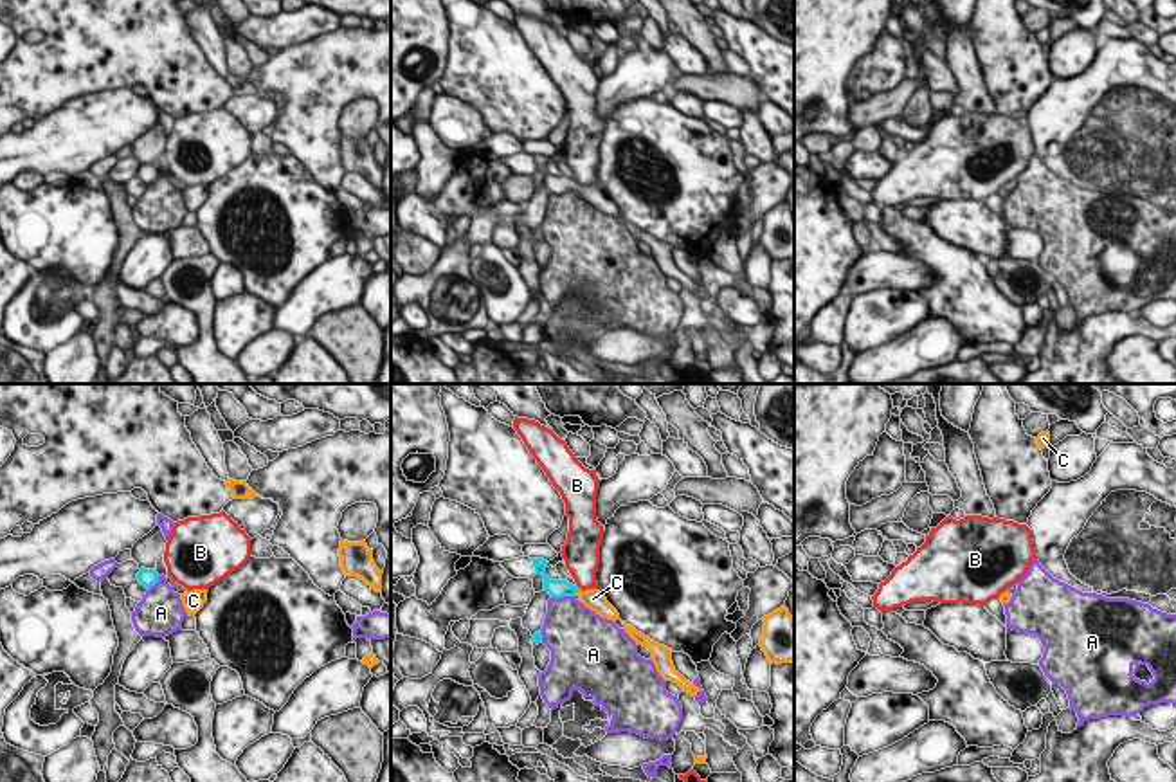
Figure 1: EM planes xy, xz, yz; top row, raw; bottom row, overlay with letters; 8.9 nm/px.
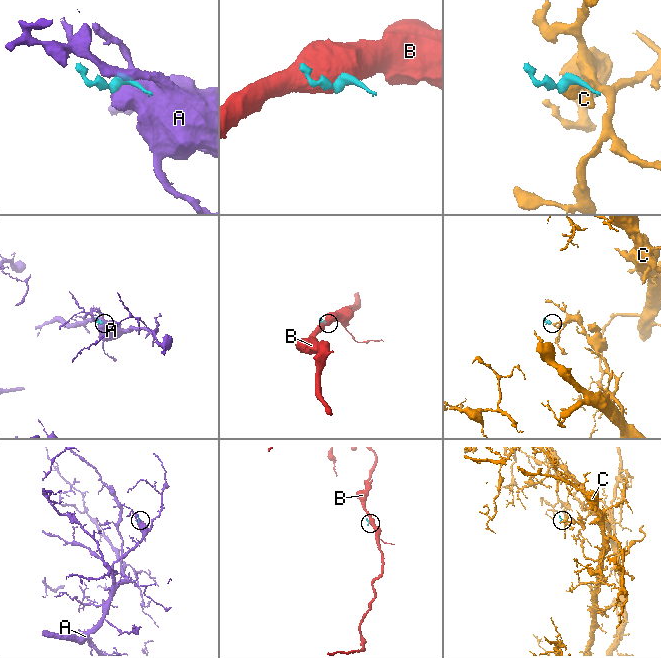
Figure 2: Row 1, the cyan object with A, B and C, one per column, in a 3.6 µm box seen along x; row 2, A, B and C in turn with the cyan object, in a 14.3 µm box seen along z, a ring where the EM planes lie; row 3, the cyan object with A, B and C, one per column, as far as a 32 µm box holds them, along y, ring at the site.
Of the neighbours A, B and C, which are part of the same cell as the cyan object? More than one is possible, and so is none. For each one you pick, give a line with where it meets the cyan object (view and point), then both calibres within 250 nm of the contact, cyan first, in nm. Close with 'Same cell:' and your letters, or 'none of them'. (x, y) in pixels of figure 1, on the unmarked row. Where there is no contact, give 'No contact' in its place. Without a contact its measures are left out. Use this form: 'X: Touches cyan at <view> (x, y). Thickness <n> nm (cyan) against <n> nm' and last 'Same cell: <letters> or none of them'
C: Touches cyan at xz (577, 188). Thickness 160 nm (cyan) against 180 nm
Same cell: C

